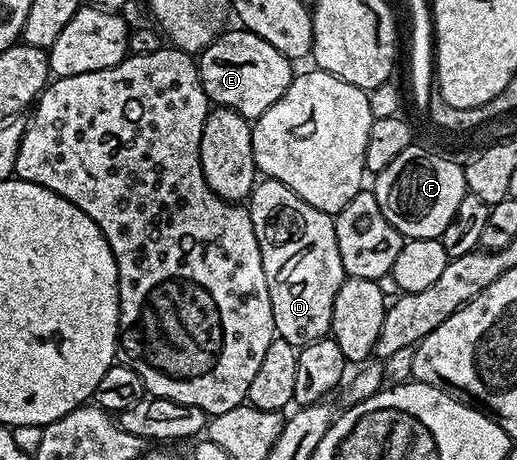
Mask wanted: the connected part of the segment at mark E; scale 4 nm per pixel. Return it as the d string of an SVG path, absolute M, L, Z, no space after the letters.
M241 27L213 38L197 58L198 74L207 98L215 106L234 109L241 117L257 119L288 91L296 76L295 66L289 57L280 55L272 43L264 43L260 35Z

